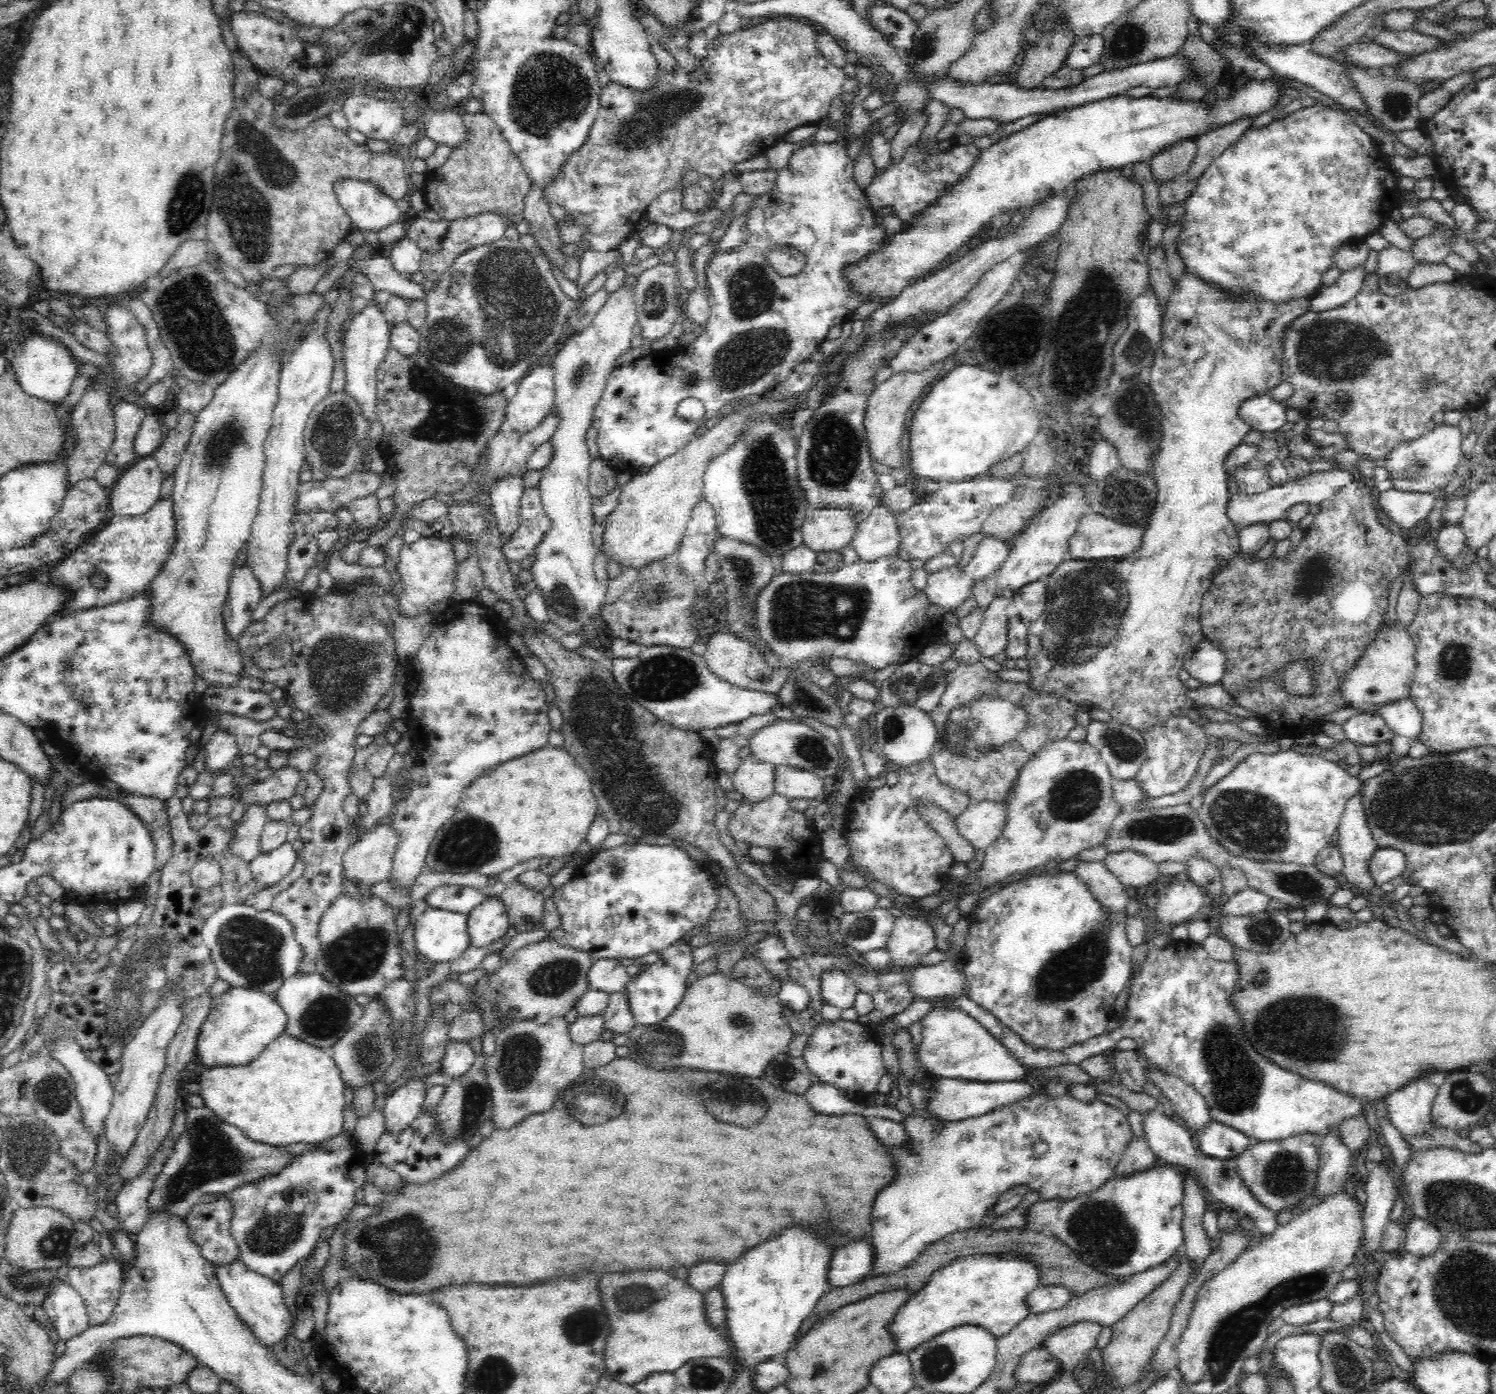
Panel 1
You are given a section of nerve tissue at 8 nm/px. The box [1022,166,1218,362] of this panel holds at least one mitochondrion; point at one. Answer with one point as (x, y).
(1100, 294)

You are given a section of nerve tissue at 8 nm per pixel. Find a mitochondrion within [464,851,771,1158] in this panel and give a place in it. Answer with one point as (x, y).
(519, 1057)

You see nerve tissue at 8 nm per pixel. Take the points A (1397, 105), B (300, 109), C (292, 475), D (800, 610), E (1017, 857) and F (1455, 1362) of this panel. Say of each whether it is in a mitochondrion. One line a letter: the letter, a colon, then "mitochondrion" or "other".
A: mitochondrion
B: mitochondrion
C: other
D: mitochondrion
E: other
F: other

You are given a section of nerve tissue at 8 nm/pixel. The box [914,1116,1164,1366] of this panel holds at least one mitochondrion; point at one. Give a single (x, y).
(1098, 1229)

